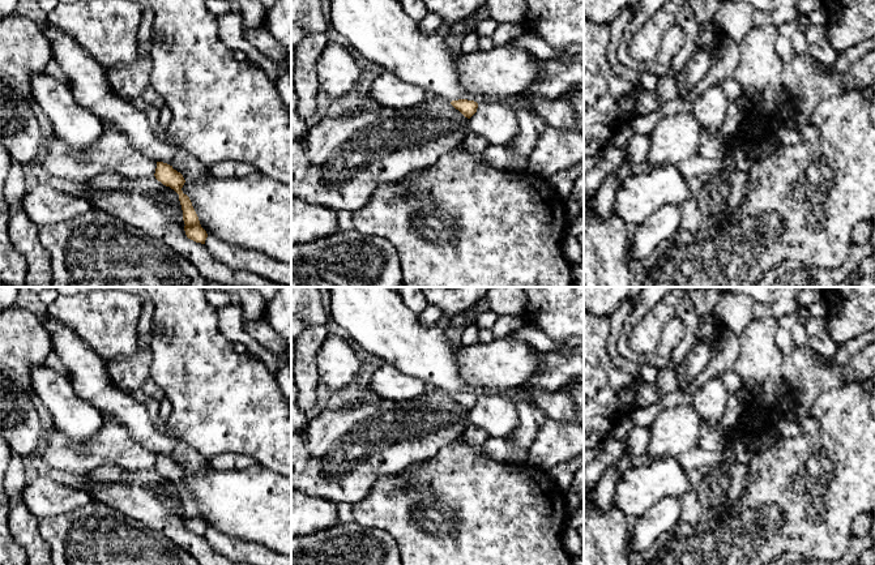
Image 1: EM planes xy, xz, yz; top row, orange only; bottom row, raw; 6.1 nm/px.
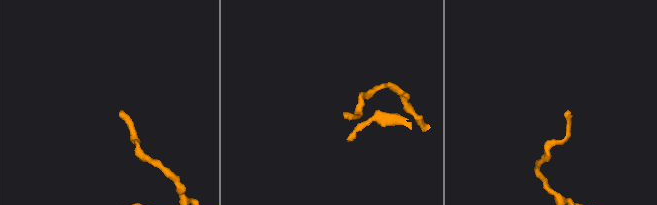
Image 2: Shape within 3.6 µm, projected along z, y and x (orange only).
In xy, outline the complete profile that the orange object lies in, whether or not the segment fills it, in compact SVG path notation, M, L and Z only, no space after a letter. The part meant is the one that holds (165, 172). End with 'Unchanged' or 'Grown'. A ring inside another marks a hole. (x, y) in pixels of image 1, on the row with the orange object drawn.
M157 162L154 174L155 179L163 185L170 187L179 194L179 201L183 210L184 231L188 239L205 244L208 237L206 231L201 227L199 217L192 206L192 202L187 194L183 193L182 188L185 183L183 175L172 168L172 166Z. Unchanged

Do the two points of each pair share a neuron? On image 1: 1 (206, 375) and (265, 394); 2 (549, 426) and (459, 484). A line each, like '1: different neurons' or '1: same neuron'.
1: same neuron
2: different neurons

